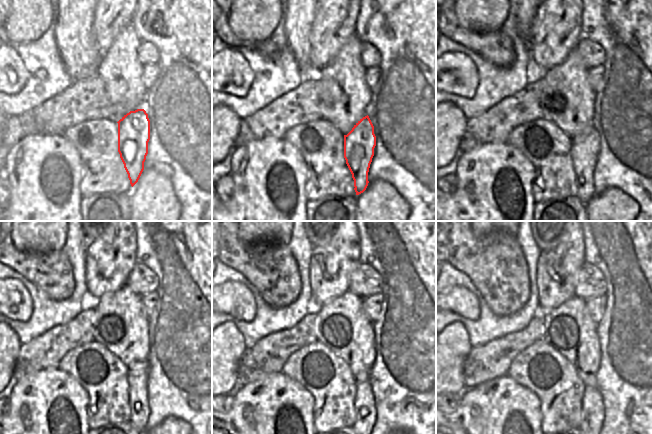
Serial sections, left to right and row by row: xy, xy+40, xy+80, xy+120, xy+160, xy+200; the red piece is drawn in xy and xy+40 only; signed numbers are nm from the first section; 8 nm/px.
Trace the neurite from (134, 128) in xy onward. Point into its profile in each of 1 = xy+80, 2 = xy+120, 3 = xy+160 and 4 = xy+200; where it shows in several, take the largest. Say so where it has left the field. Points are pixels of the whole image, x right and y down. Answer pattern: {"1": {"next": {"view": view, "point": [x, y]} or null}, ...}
{"1": {"next": {"view": "xy+80", "point": [585, 148]}}, "2": {"next": {"view": "xy+120", "point": [137, 378]}}, "3": {"next": {"view": "xy+160", "point": [365, 408]}}, "4": {"next": {"view": "xy+200", "point": [592, 406]}}}

